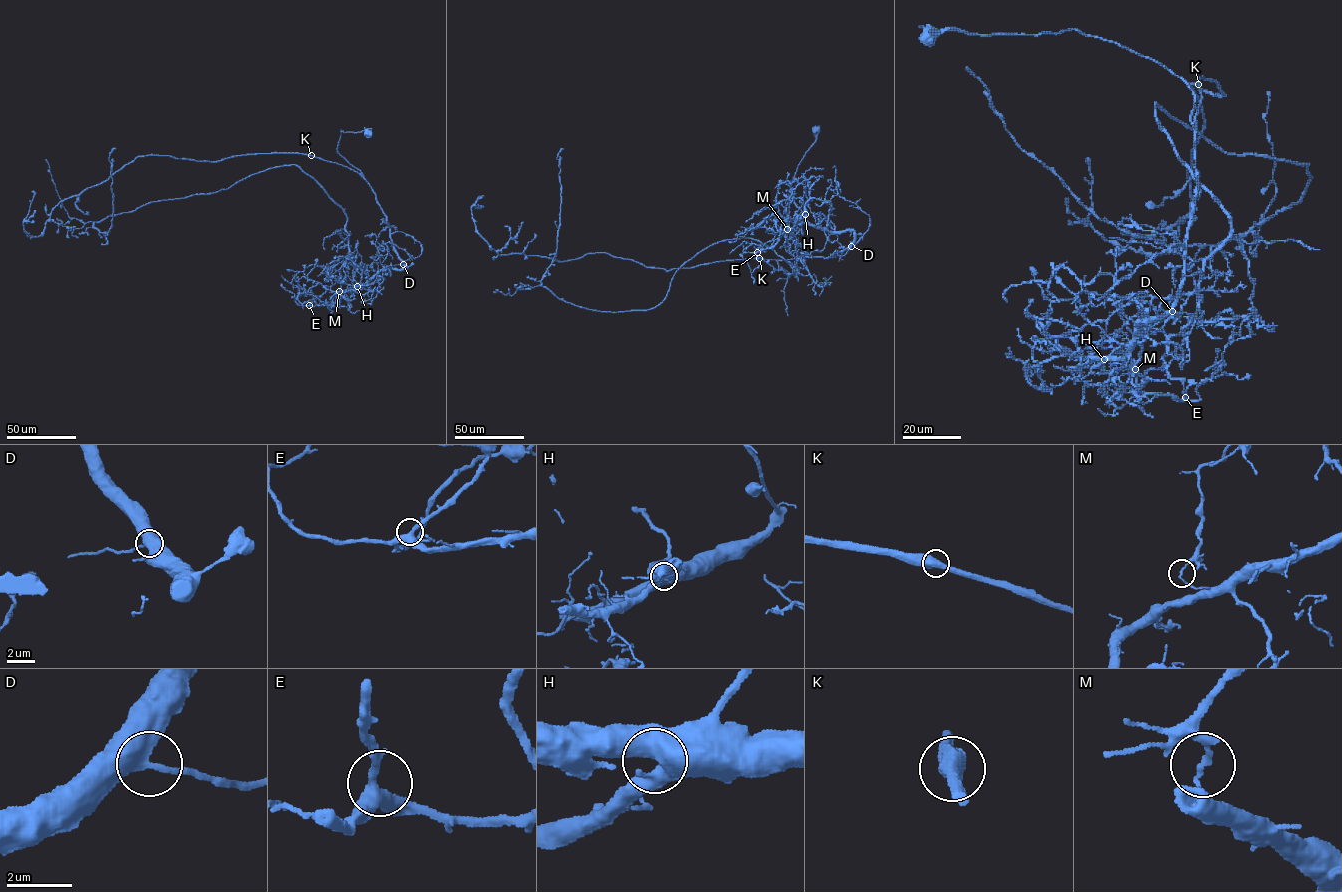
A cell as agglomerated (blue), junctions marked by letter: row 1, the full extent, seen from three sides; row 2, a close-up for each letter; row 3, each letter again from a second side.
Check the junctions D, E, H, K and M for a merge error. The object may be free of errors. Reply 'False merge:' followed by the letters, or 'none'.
False merge: M

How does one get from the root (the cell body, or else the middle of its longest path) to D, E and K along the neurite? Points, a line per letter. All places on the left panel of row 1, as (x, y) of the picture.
D: (368, 134), (367, 130), (341, 130), (337, 152), (360, 172), (371, 188), (386, 217), (394, 251), (403, 264)
E: (368, 134), (341, 130), (337, 152), (371, 188), (406, 267), (380, 269), (333, 304), (309, 305)
K: (368, 134), (367, 130), (344, 132), (341, 130), (337, 147), (337, 152), (363, 177), (347, 167), (311, 156)

